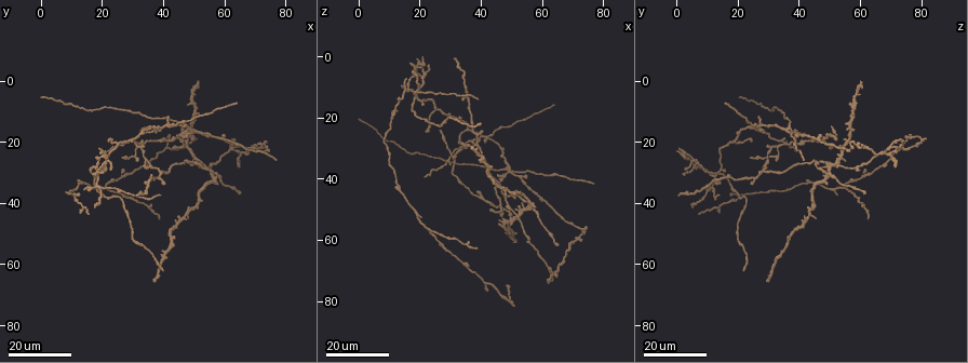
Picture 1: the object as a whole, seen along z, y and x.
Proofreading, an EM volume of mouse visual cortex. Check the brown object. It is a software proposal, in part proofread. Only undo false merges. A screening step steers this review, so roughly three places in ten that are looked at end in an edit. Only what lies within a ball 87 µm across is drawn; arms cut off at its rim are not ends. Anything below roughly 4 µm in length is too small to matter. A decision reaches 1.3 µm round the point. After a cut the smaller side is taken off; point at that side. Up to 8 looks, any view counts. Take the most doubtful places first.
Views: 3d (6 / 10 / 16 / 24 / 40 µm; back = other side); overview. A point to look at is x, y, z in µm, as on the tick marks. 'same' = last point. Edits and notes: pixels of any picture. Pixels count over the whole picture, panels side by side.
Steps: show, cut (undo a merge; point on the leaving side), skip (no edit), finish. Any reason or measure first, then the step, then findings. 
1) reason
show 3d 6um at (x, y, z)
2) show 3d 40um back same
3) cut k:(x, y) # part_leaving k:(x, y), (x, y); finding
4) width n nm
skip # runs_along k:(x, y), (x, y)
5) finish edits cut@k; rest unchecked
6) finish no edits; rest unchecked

looks like a crossing
show 3d 24um at (42, 14, 26)

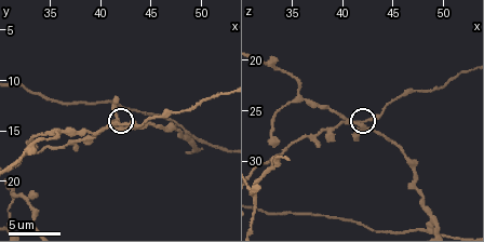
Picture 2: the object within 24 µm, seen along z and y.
closer look
show 3d 10um at (42.2, 14.2, 26.2)

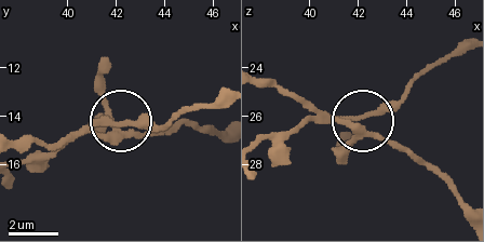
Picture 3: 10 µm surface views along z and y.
side_arm 28 um
skip # runs_along 3:(466, 205), (429, 167), (362, 124), (407, 90); all the same cell

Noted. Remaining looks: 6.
four arms meet
show 3d 6um at (48.8, 15.8, 36.2)

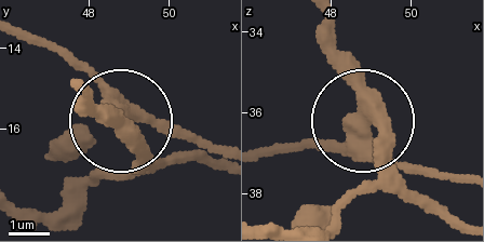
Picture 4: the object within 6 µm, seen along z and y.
cut 4:(169, 131) # part_leaving 4:(358, 147), (268, 150); two cells meet here

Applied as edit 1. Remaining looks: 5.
show overview

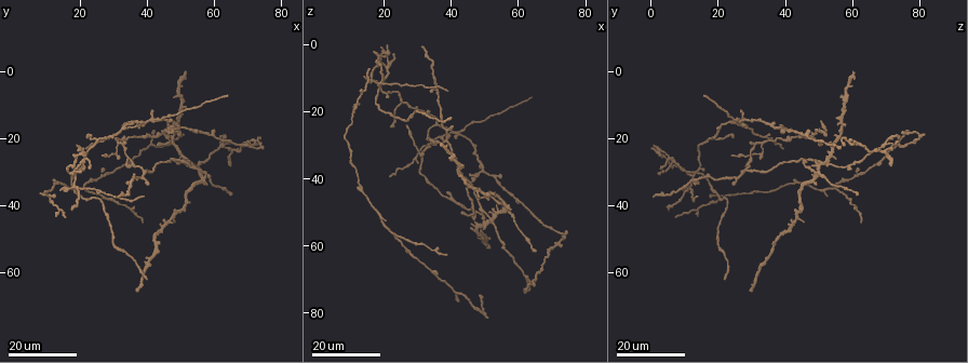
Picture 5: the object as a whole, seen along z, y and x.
a fork
show 3d 24um at (19.0, 35.0, 11.0)

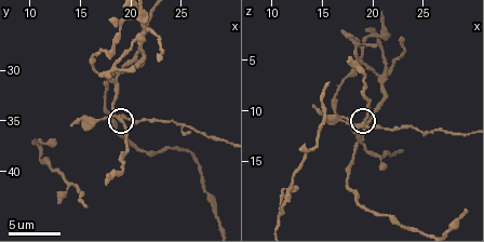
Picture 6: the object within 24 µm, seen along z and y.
show 3d 10um at (19.0, 35.0, 11.6)

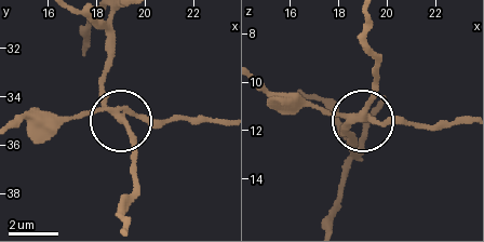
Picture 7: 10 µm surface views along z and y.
show 3d 6um at (19.0, 34.8, 11.4)

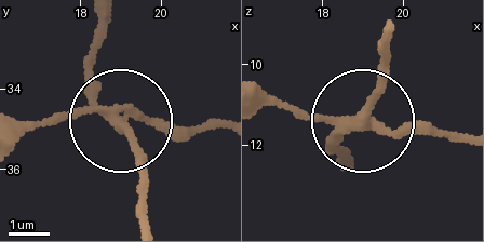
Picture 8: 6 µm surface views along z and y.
arms 3
cut 8:(167, 123) # two cells meet here

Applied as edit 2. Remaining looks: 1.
finish edits cut@4, cut@8; rest unchecked

